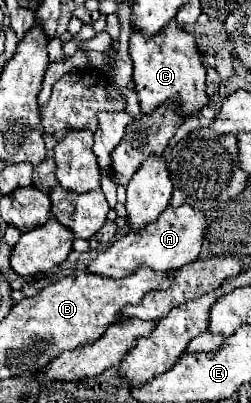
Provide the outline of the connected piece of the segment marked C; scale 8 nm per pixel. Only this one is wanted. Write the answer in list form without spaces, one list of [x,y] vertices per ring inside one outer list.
[[[174,19],[150,39],[146,39],[140,31],[132,29],[130,57],[134,63],[132,79],[136,83],[136,95],[138,95],[142,113],[150,113],[152,109],[166,103],[168,99],[180,101],[182,115],[198,113],[208,103],[208,95],[204,91],[206,69],[202,65],[202,55],[196,47],[196,39],[194,35],[186,33]]]

